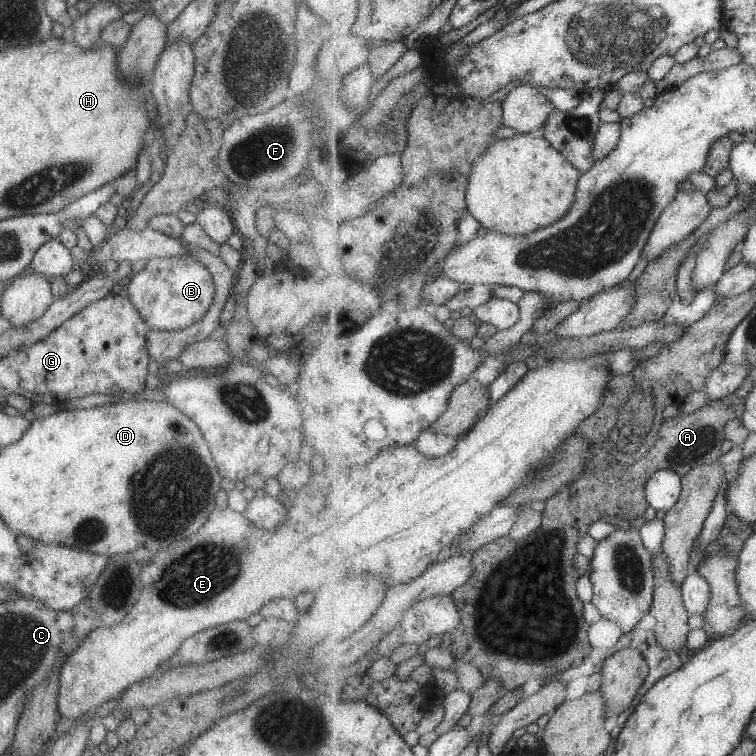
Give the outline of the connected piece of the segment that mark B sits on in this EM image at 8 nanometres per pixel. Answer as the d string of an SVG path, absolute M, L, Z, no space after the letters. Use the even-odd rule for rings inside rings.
M189 254L177 258L150 258L145 267L126 282L126 296L145 321L148 330L175 332L189 328L211 308L215 292L208 268Z

